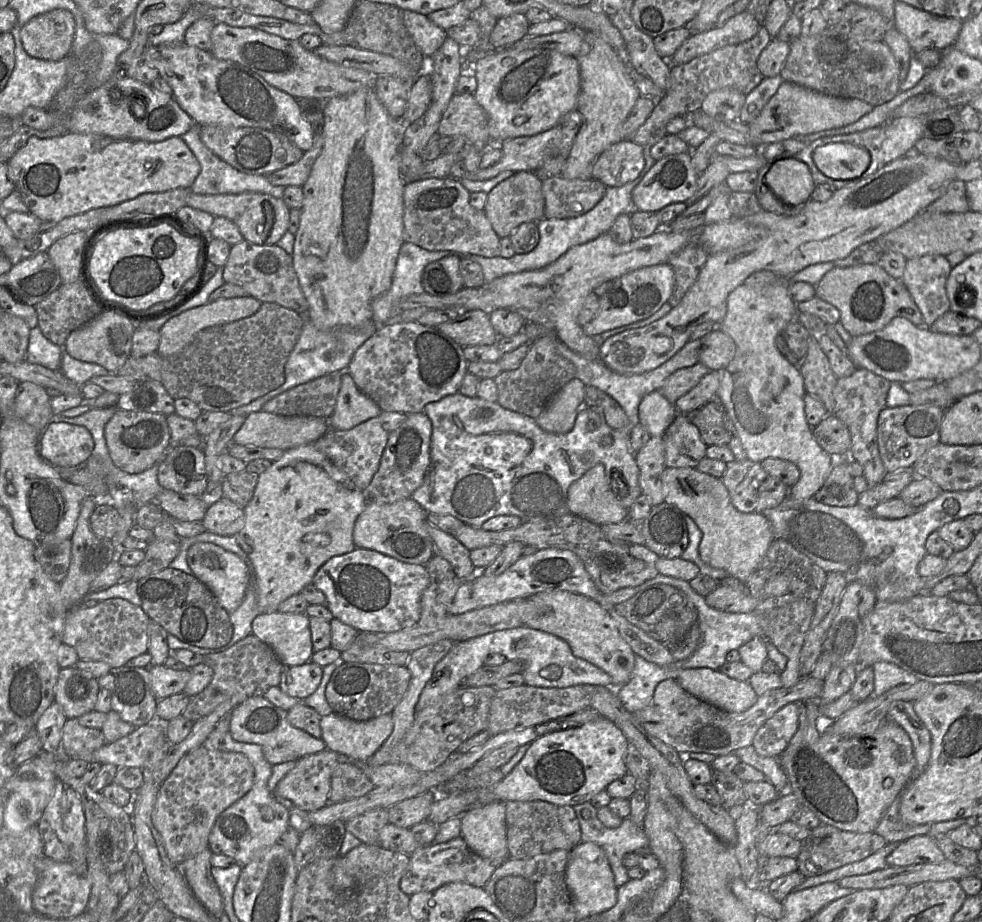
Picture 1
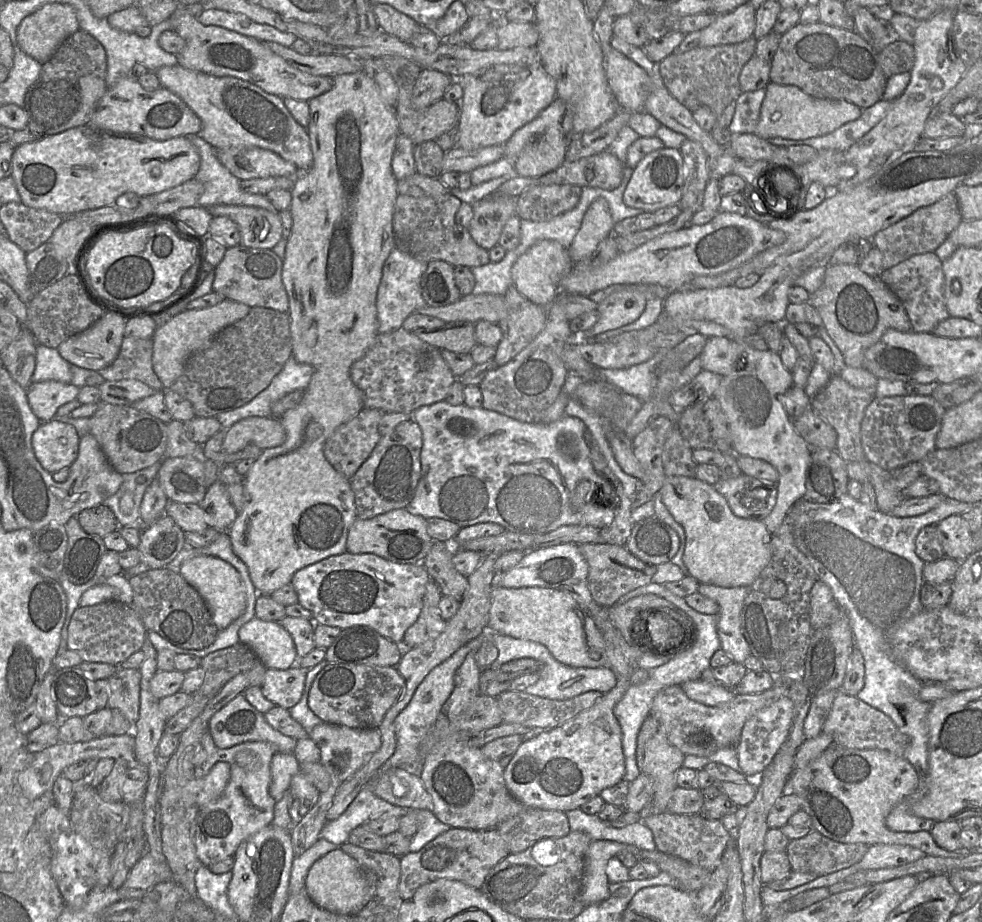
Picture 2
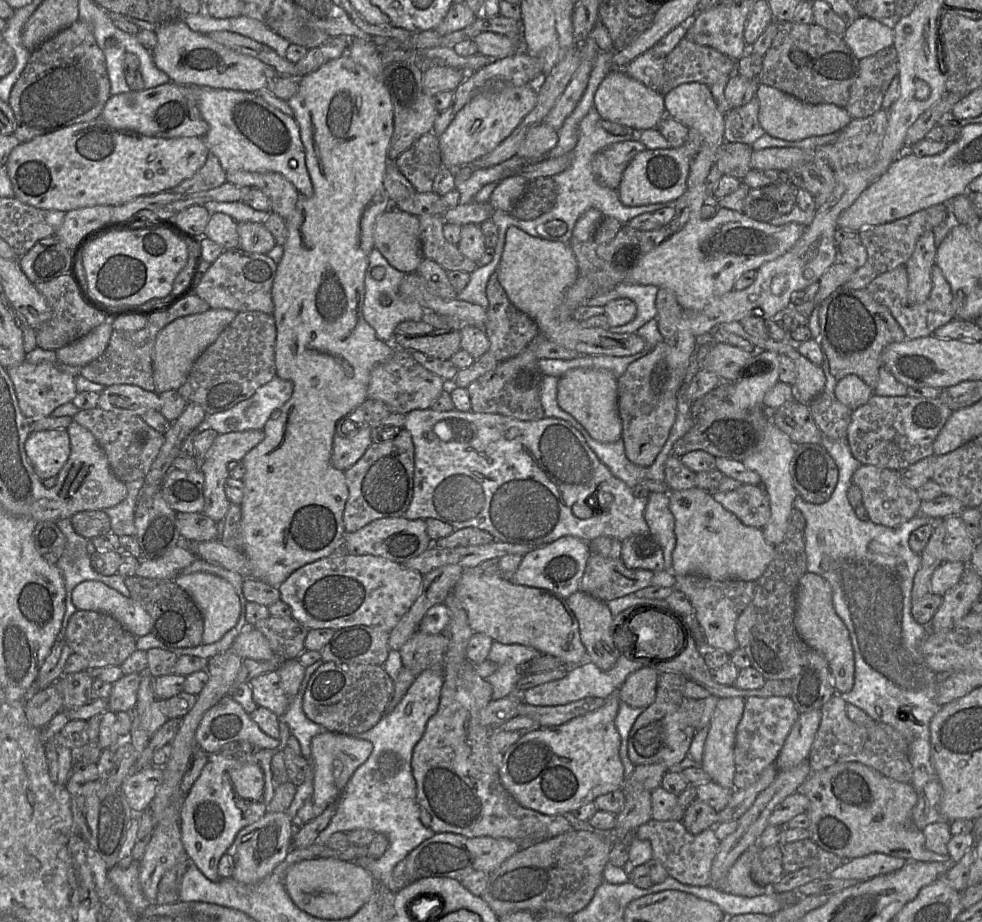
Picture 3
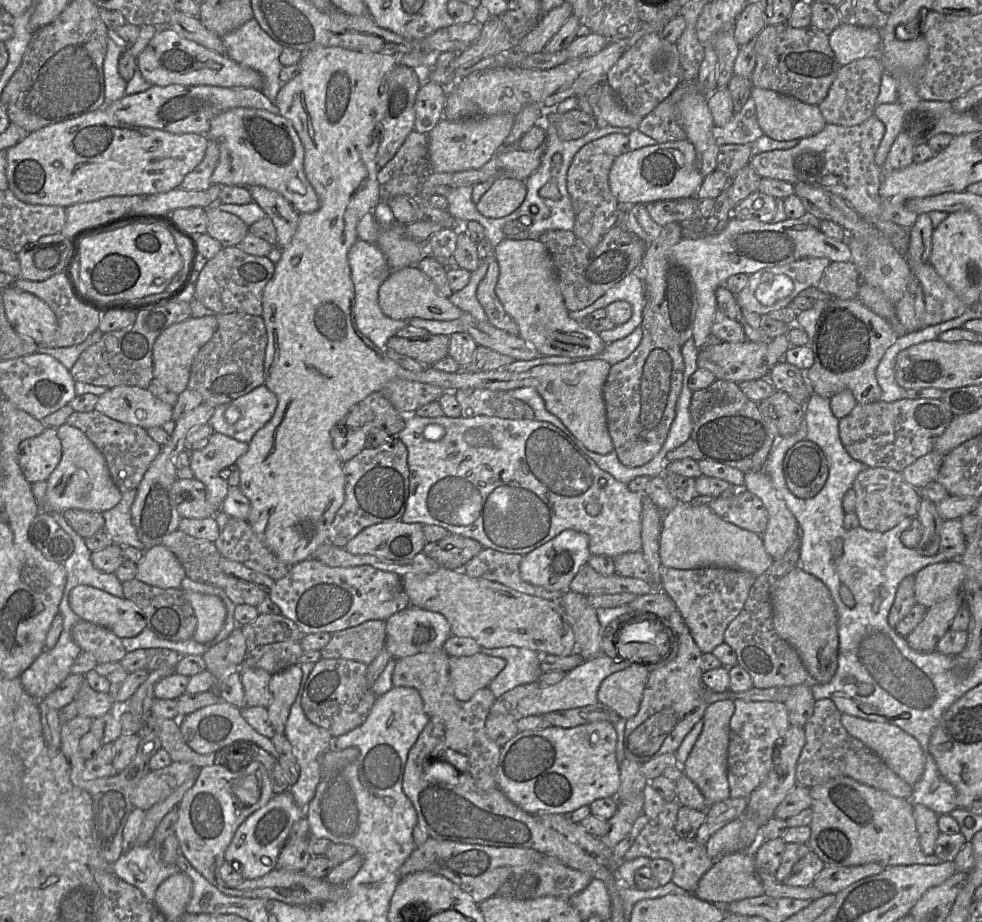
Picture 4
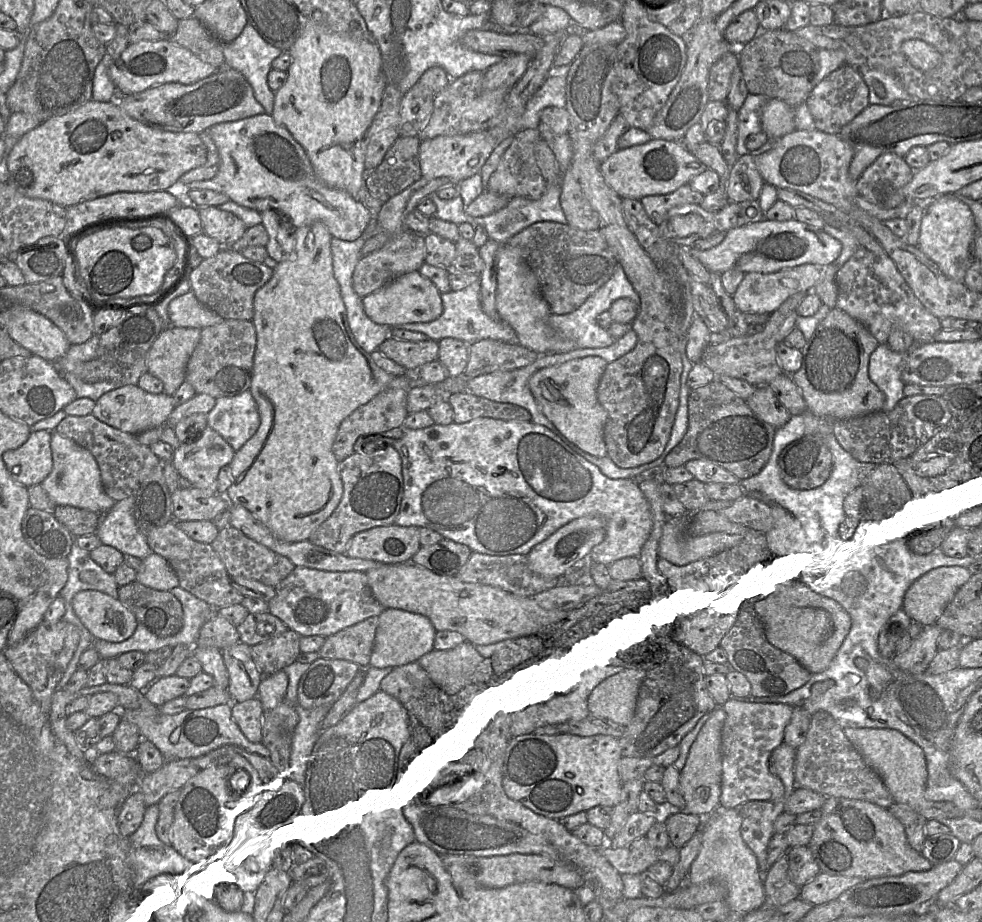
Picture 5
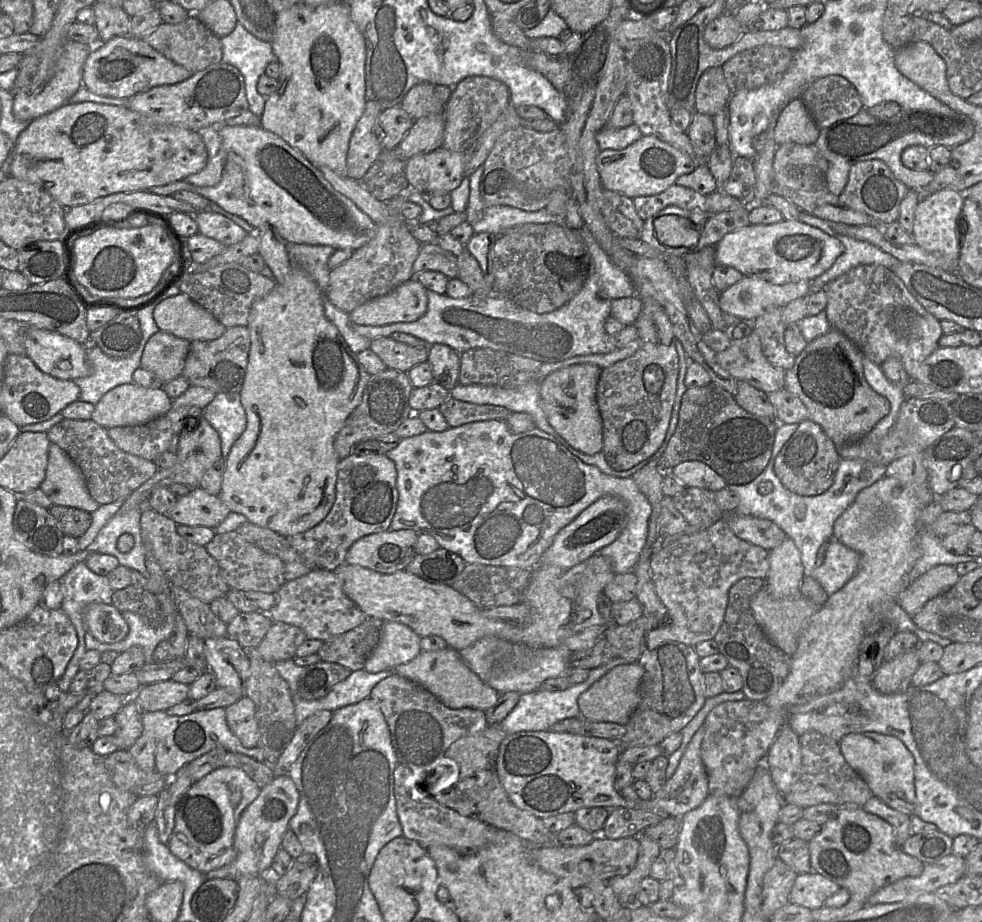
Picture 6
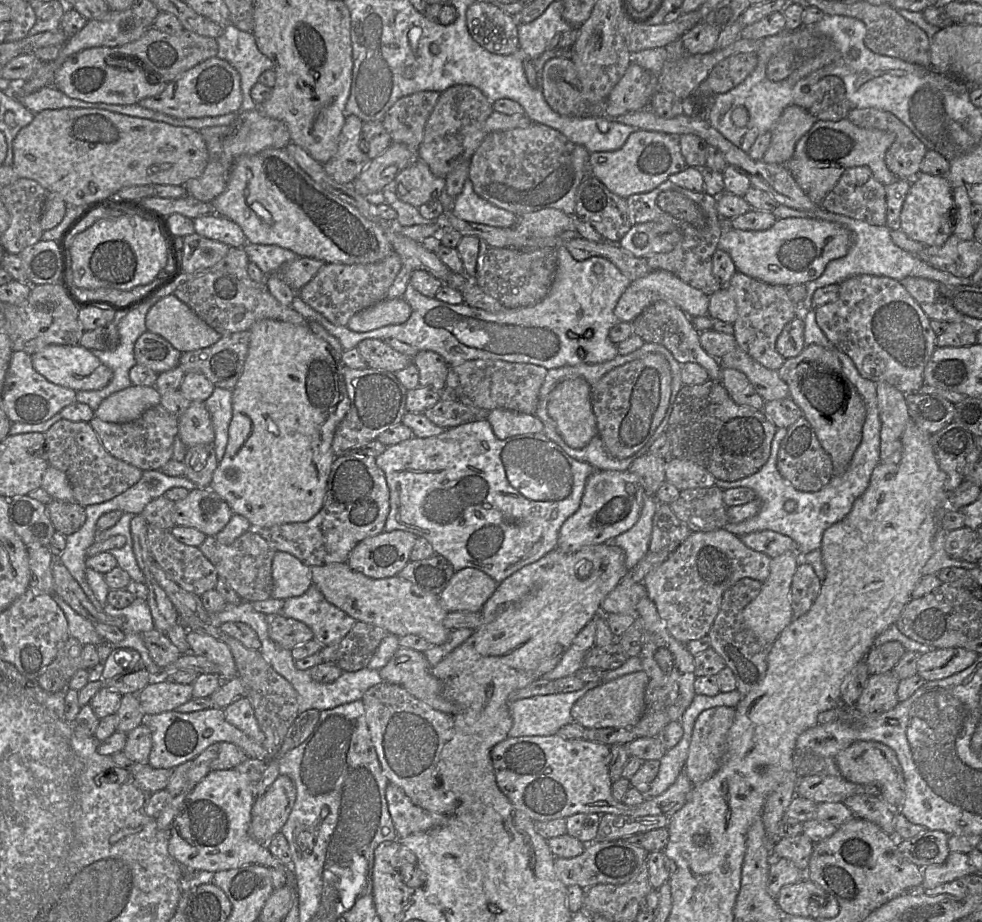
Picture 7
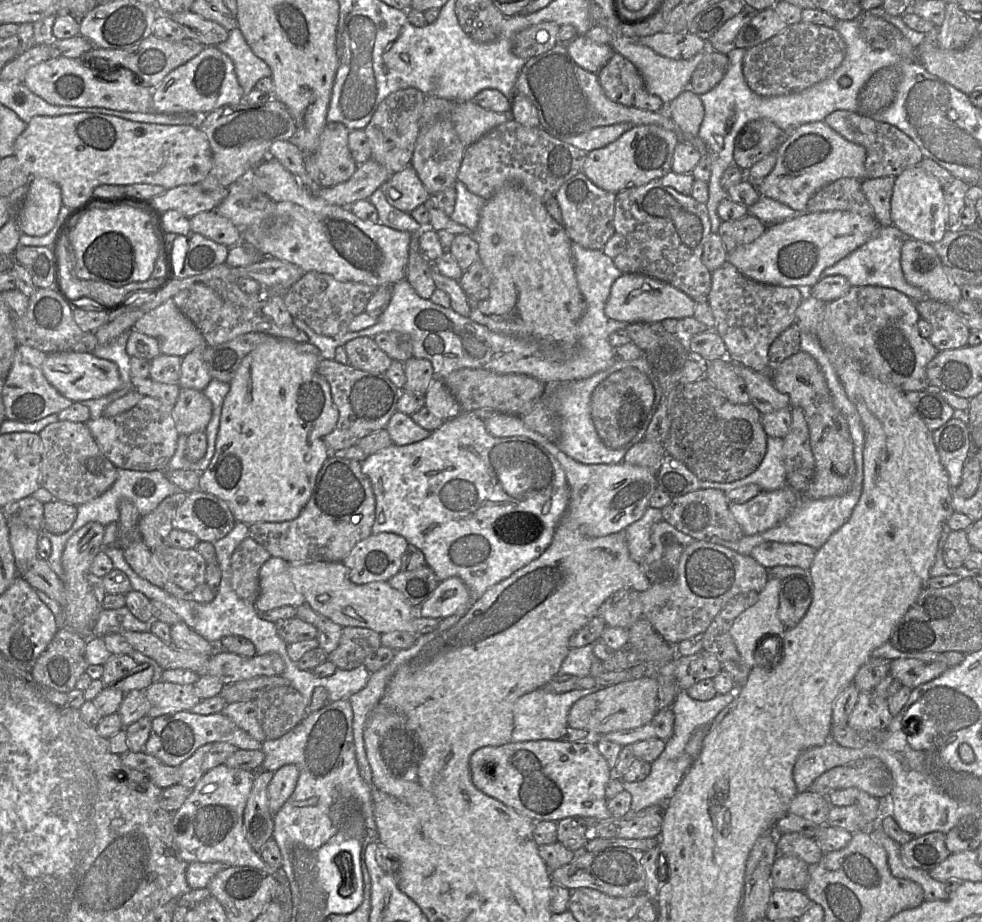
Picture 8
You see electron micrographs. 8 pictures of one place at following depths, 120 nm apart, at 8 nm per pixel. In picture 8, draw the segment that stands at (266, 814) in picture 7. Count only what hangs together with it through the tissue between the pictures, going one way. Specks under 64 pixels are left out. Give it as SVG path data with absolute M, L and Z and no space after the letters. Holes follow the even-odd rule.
M293 764L284 765L273 775L268 785L269 810L274 816L292 795L299 778L299 770Z

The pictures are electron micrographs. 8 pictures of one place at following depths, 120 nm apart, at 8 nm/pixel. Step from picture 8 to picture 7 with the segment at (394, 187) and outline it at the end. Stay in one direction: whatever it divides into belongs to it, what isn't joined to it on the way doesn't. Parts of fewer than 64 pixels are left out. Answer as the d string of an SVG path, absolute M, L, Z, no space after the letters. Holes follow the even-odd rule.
M416 159L403 169L393 182L397 197L416 208L438 200L445 190L445 177L435 176L428 165Z

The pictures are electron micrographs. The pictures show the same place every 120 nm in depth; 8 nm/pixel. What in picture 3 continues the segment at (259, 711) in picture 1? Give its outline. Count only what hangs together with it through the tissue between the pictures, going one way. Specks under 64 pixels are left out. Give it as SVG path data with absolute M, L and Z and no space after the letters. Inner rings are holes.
M229 695L224 696L204 714L195 735L198 747L207 754L219 753L225 745L237 741L246 741L259 749L276 749L280 743L279 739L266 735L242 706Z

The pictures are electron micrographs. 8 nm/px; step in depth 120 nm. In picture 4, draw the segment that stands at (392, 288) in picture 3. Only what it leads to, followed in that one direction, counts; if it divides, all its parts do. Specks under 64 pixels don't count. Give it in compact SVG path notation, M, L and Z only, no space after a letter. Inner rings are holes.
M357 240L348 252L351 279L354 285L355 305L353 315L358 330L384 353L390 337L408 326L409 320L395 320L386 316L378 303L378 291L381 284L389 277L392 270L379 247L375 244Z

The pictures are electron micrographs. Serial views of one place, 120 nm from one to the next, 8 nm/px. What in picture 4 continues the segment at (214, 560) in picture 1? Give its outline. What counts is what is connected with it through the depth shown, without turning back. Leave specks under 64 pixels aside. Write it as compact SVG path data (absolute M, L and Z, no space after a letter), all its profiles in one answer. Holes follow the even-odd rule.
M184 591L197 618L197 627L193 639L198 643L213 640L222 629L226 619L226 607L215 596L193 591Z

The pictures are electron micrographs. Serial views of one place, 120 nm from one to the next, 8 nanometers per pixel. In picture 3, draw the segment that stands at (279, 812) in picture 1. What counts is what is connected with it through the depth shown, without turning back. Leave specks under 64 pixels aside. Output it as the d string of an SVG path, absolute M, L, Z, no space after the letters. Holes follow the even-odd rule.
M280 717L279 746L276 749L258 749L254 752L245 750L246 746L232 747L225 745L216 754L209 754L209 760L203 767L199 777L186 794L180 810L181 841L190 861L211 881L218 881L218 865L221 856L234 842L238 832L256 822L267 813L267 807L275 794L271 761L275 754L287 747L291 733L283 717ZM232 757L251 757L249 761L256 764L264 777L262 795L257 800L240 798L230 778L230 769L238 764Z

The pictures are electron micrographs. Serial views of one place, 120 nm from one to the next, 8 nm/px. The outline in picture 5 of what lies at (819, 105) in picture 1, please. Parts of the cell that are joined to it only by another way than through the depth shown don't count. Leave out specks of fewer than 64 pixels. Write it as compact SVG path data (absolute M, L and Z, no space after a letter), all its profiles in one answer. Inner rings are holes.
M769 98L761 111L761 125L769 139L778 140L796 130L795 107L785 101Z

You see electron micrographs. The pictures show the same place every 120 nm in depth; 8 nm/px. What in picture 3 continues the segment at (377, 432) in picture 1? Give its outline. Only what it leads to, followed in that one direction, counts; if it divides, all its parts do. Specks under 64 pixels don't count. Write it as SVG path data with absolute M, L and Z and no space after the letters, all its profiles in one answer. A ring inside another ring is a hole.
M367 398L336 423L331 463L346 471L356 463L373 443L372 430L392 413L382 401Z

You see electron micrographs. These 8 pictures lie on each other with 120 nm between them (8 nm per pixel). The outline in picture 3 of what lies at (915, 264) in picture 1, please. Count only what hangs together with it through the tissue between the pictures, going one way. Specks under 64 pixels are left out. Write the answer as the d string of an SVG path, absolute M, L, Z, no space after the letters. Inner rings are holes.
M934 264L931 269L932 289L928 298L920 304L911 304L907 298L908 274L905 265L874 278L866 287L873 298L886 306L903 329L906 339L917 339L934 334L934 331L955 317L953 294L941 269Z

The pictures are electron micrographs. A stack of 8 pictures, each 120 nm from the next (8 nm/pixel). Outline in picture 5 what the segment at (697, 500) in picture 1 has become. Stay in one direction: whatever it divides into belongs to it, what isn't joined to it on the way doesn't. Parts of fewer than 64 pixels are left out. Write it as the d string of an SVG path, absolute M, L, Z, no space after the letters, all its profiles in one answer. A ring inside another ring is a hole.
M690 514L685 519L667 519L658 543L658 558L675 566L712 558L737 544L737 538L727 534L712 533L700 537L685 534Z

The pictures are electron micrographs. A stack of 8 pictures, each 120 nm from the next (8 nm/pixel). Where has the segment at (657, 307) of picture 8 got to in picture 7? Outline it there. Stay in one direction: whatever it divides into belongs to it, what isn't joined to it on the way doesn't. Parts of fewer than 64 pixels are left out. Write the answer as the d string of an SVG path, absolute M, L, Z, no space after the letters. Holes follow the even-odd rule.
M655 270L630 283L625 292L619 298L619 301L614 308L614 315L620 321L632 322L645 308L660 300L673 303L689 317L702 317L708 314L710 296L707 296L702 291L691 287L671 272Z

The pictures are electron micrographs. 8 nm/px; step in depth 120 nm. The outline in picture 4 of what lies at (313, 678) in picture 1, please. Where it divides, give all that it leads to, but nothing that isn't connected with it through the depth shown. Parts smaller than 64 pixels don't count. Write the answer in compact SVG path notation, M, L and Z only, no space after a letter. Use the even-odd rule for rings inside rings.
M243 663L238 672L244 689L246 705L267 708L272 702L272 694L269 690L272 674L263 669L244 667Z

